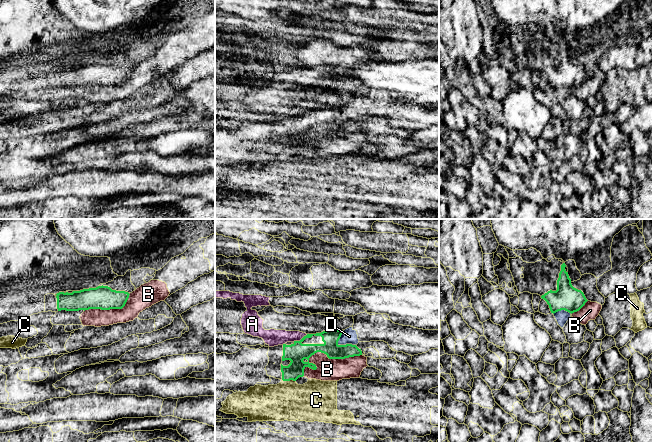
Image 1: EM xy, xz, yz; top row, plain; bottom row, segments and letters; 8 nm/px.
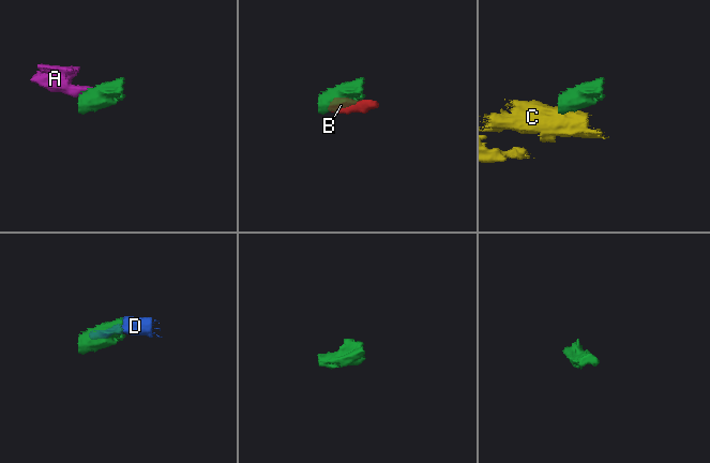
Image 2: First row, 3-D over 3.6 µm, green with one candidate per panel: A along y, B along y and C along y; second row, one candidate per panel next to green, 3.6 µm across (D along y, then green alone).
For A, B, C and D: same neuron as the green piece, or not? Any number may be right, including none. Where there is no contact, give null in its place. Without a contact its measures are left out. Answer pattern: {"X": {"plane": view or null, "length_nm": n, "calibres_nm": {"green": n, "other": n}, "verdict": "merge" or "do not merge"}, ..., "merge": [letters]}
{"A": {"plane": "xz", "length_nm": 130, "calibres_nm": {"green": 160, "other": 140}, "verdict": "do not merge"}, "B": {"plane": "xz", "length_nm": 500, "calibres_nm": {"green": 160, "other": 180}, "verdict": "do not merge"}, "C": {"plane": "xz", "length_nm": 110, "calibres_nm": {"green": 160, "other": 320}, "verdict": "do not merge"}, "D": {"plane": "xz", "length_nm": 170, "calibres_nm": {"green": 130, "other": 120}, "verdict": "merge"}, "merge": ["D"]}

